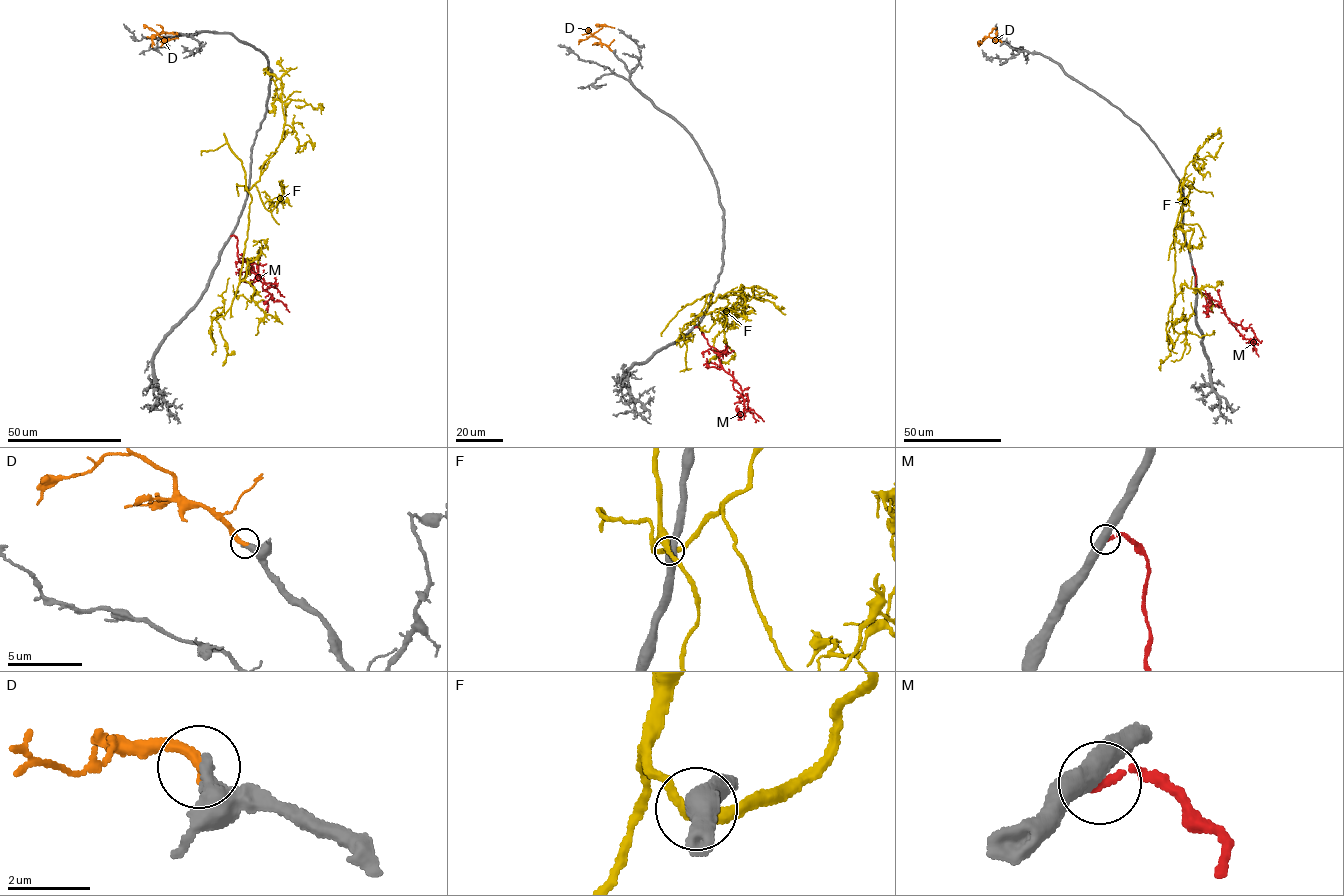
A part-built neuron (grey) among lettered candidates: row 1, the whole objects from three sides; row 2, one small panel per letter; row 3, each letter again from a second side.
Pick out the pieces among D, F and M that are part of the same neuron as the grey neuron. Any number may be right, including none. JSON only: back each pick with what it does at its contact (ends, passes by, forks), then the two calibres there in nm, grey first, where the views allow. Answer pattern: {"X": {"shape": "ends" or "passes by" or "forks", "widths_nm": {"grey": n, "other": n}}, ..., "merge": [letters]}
{"D": {"shape": "ends", "widths_nm": {"grey": 440, "other": 280}}, "merge": ["D"]}

